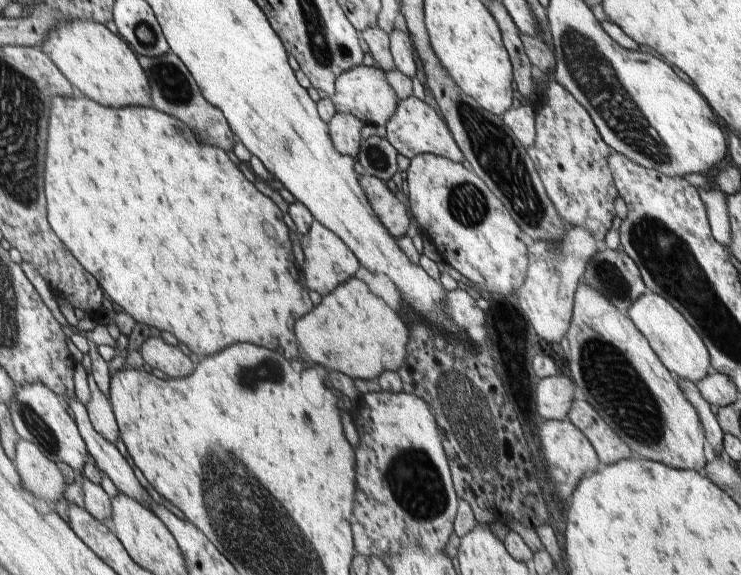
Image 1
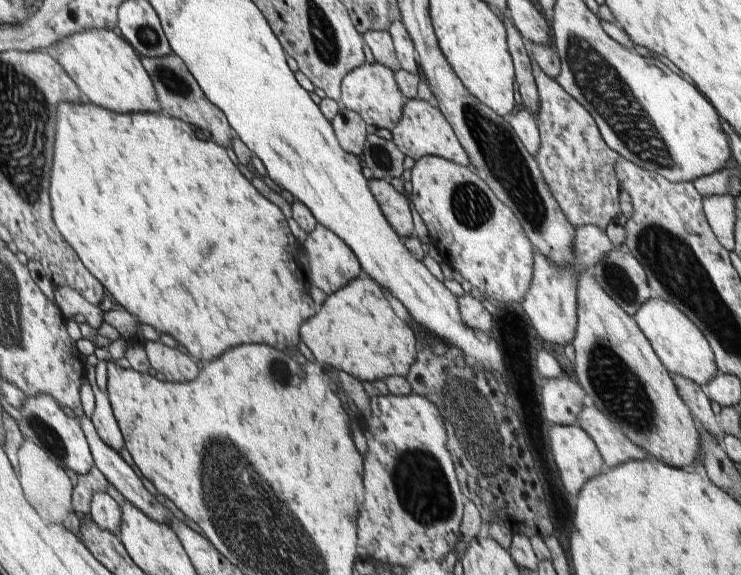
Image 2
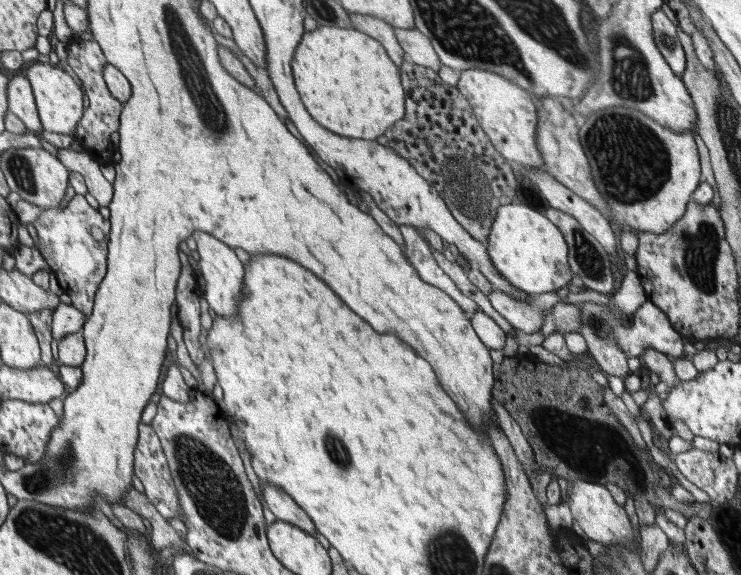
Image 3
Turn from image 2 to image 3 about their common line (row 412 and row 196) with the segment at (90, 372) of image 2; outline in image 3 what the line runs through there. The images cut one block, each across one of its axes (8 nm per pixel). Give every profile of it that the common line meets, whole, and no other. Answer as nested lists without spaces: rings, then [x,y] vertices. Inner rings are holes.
[[[72,148],[56,149],[58,154],[57,157],[65,164],[68,170],[70,170],[70,172],[78,172],[84,178],[89,193],[98,201],[100,207],[108,207],[112,201],[114,189],[113,184],[108,182],[102,175],[99,166],[100,164],[92,160],[92,157],[84,152],[75,152]]]

